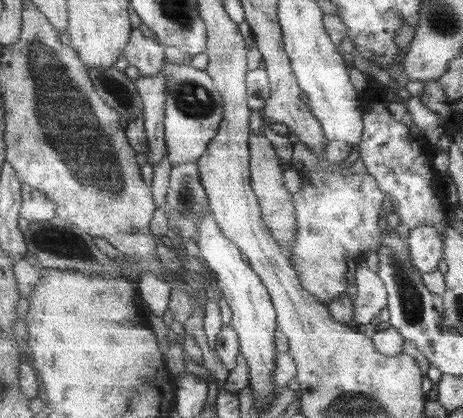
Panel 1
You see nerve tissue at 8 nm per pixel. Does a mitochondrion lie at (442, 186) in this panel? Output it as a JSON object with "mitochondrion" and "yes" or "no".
{"mitochondrion":"no"}

